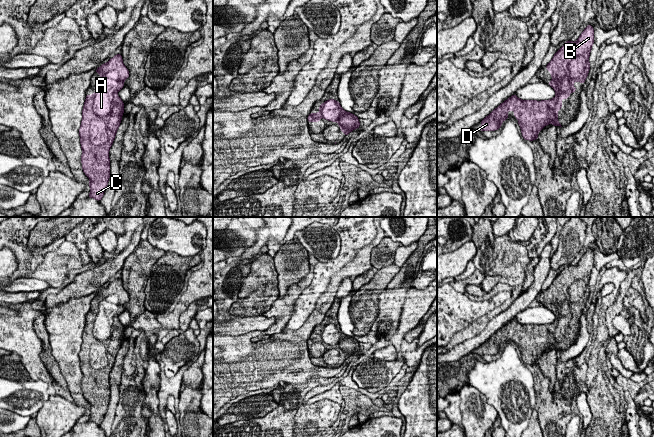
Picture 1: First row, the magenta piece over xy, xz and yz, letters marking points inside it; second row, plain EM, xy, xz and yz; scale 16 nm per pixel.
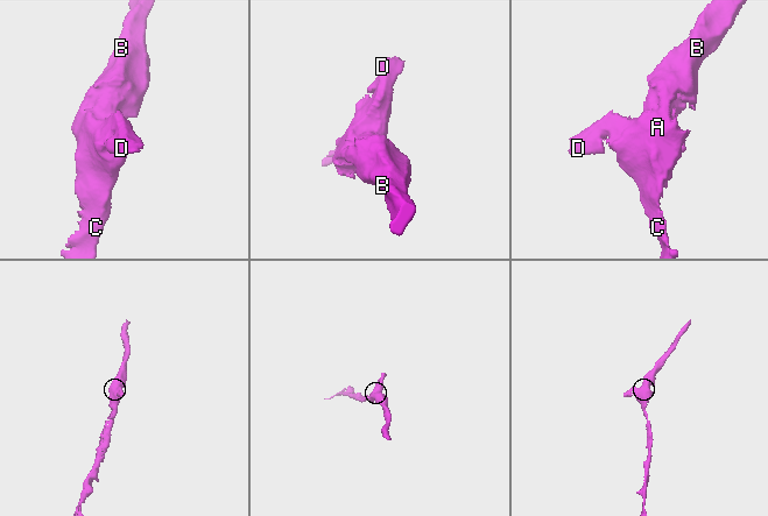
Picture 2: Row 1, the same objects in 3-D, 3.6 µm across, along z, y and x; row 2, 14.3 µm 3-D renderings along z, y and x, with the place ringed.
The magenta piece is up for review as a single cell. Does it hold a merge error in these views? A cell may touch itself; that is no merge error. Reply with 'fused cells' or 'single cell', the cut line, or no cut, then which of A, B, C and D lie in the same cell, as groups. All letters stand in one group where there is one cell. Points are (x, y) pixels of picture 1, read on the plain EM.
single cell; cut none; groups A B C D

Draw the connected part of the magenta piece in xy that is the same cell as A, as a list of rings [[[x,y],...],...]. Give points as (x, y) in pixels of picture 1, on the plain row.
[[[121,278],[102,288],[95,297],[101,300],[95,316],[86,318],[79,359],[82,393],[90,403],[88,421],[100,426],[110,402],[109,374],[124,337],[124,326],[117,317],[130,298]]]

